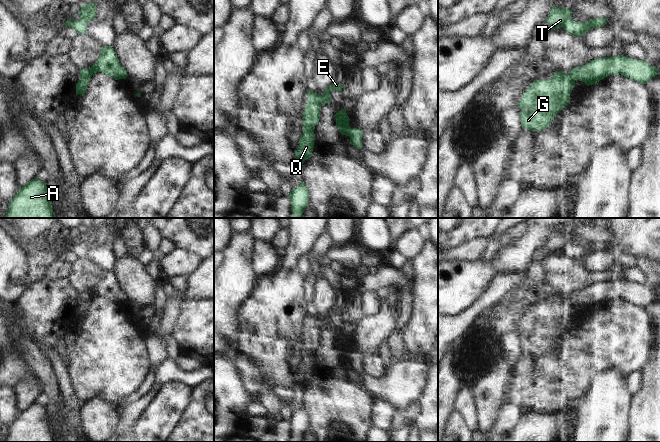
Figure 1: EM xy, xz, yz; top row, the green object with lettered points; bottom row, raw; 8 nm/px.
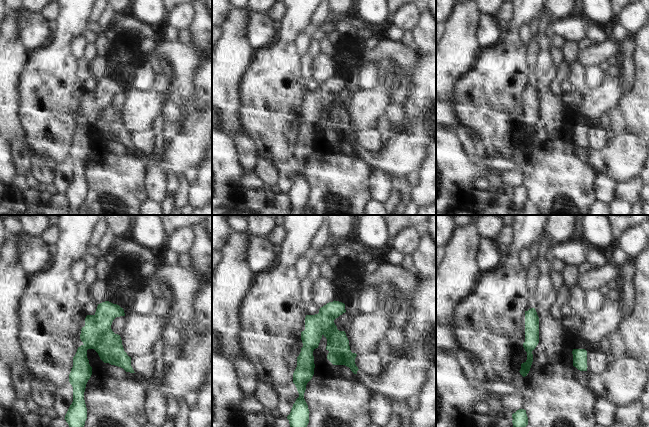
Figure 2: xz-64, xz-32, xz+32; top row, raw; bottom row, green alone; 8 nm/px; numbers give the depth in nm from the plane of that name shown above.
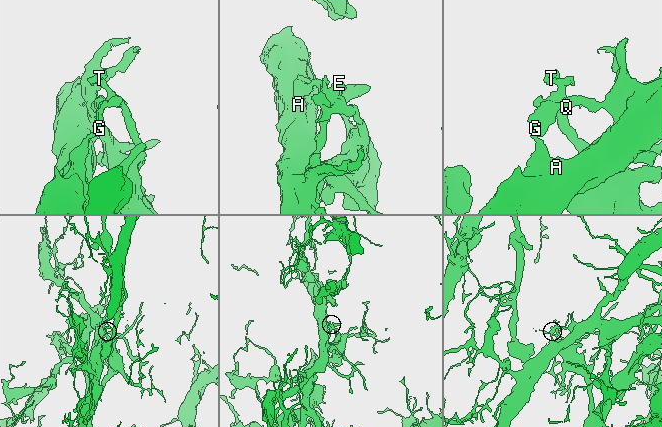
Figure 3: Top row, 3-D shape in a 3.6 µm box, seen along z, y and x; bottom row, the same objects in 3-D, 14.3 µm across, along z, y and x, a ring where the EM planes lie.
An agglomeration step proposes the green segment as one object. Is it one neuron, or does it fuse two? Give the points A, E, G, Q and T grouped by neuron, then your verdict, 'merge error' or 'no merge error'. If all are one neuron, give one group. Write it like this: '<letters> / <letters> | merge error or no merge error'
A E G T / Q | merge error

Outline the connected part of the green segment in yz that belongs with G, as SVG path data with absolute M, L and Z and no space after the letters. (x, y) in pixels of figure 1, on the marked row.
M563 71L555 72L549 80L534 80L534 83L523 92L522 99L518 101L518 107L522 109L520 112L520 121L522 127L527 130L542 131L546 129L554 120L555 115L565 108L570 100L570 93L575 86L575 81Z

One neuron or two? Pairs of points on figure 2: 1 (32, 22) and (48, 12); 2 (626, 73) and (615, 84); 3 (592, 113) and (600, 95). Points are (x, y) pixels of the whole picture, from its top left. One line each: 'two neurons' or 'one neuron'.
1: two neurons
2: two neurons
3: one neuron

